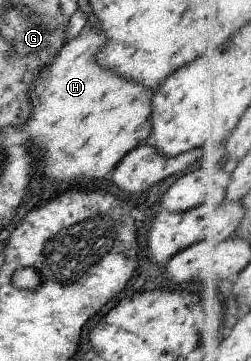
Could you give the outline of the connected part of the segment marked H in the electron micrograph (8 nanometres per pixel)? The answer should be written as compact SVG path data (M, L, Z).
M98 25L90 27L66 42L29 85L31 113L19 128L36 138L29 147L36 163L43 163L46 179L68 182L66 189L80 180L100 180L110 174L127 152L148 141L151 131L154 90L101 67L95 57L105 43Z

